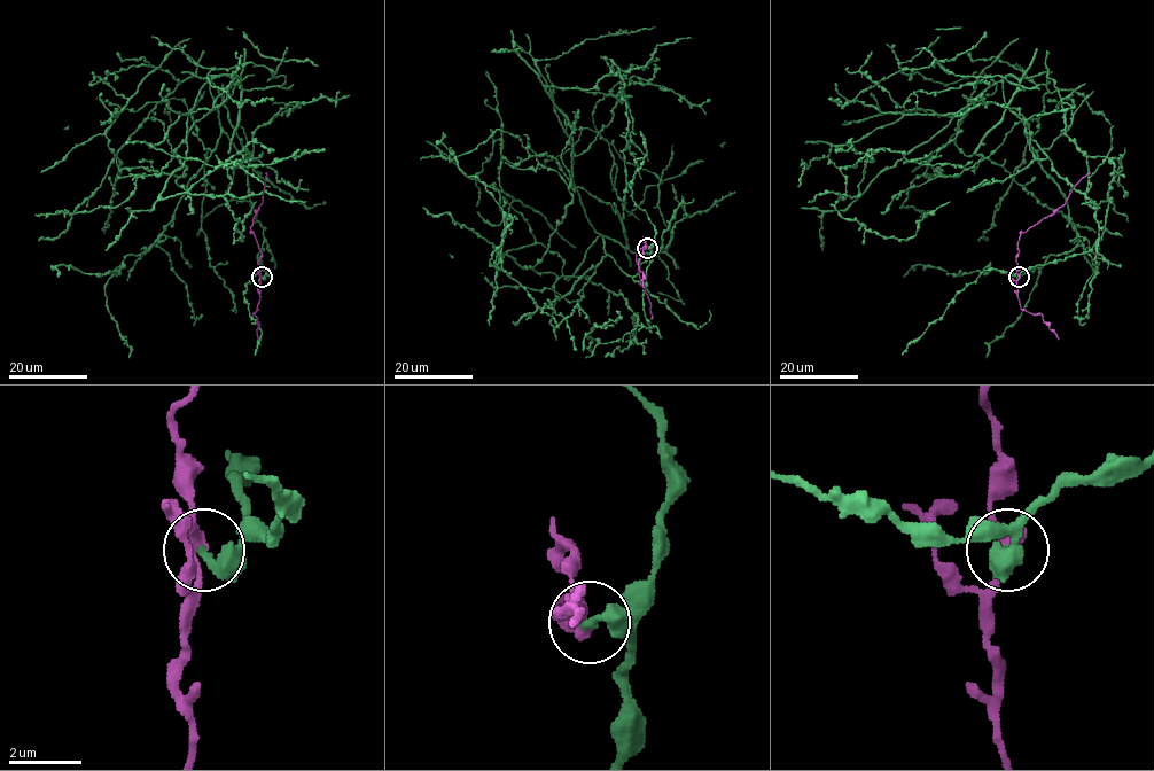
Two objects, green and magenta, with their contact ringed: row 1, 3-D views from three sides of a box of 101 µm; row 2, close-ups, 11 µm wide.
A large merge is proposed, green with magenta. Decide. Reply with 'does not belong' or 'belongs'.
does not belong

